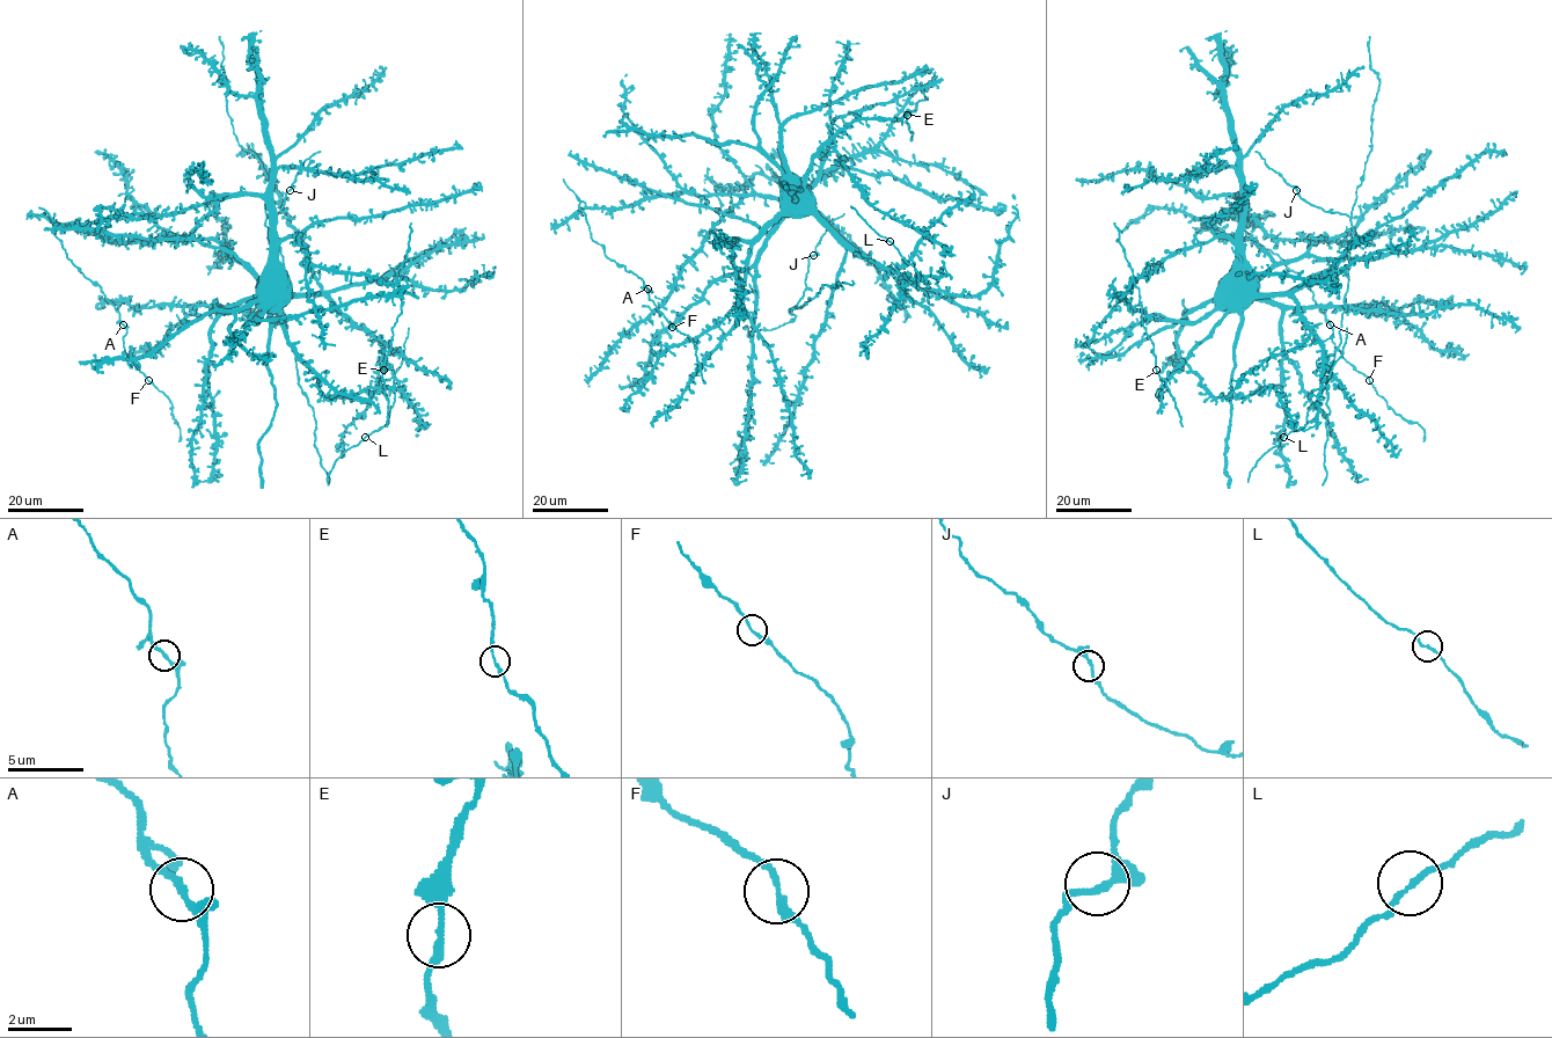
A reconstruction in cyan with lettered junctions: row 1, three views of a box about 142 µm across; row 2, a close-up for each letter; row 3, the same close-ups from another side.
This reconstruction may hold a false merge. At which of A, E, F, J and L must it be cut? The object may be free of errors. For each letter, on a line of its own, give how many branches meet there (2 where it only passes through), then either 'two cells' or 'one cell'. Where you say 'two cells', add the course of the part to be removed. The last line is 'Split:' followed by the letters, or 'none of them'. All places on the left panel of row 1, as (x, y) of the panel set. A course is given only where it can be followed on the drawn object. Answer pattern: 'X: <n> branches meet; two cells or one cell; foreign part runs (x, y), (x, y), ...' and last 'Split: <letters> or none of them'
A: 2 branches meet; one cell
E: 2 branches meet; one cell
F: 2 branches meet; one cell
J: 2 branches meet; one cell
L: 2 branches meet; one cell
Split: none of them

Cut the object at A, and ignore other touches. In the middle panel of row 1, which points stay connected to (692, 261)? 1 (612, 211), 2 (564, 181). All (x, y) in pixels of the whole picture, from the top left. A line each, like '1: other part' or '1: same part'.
1: same part
2: other part

